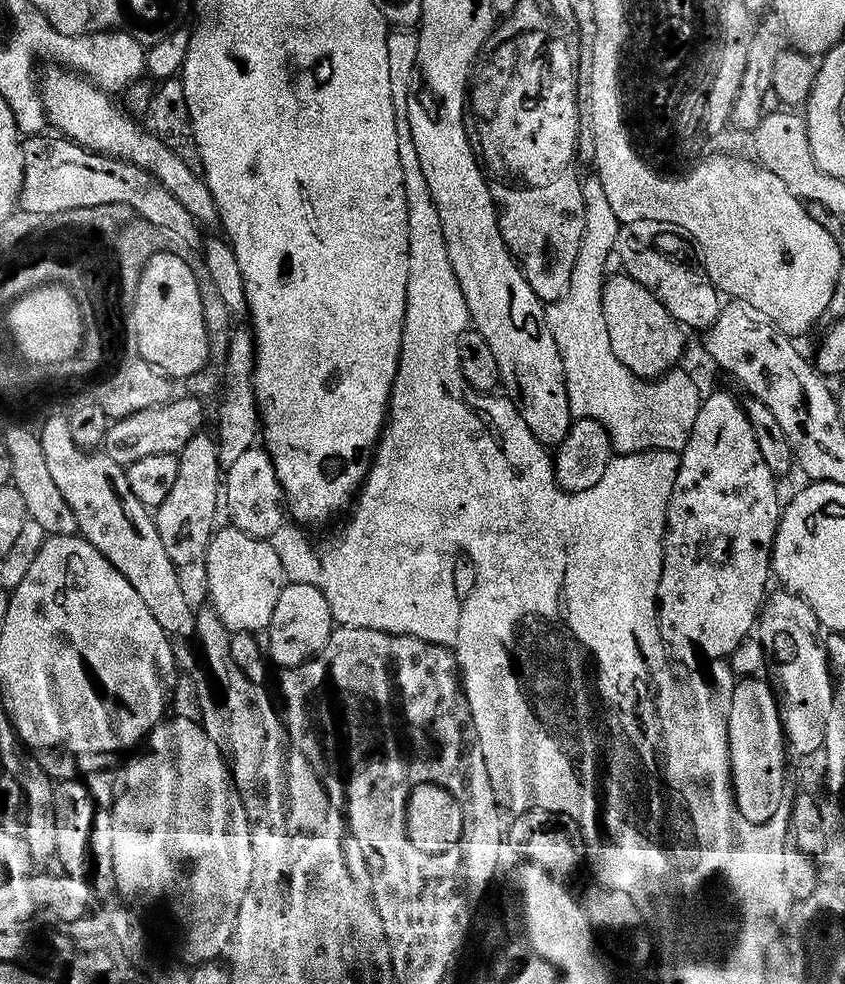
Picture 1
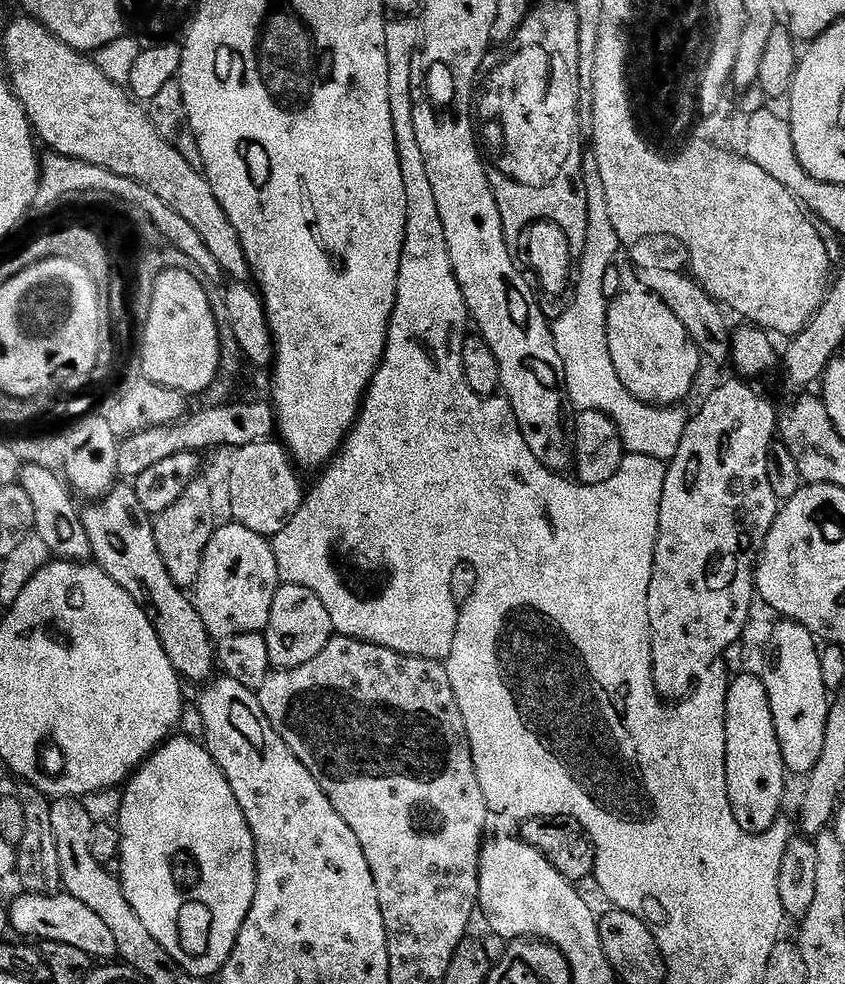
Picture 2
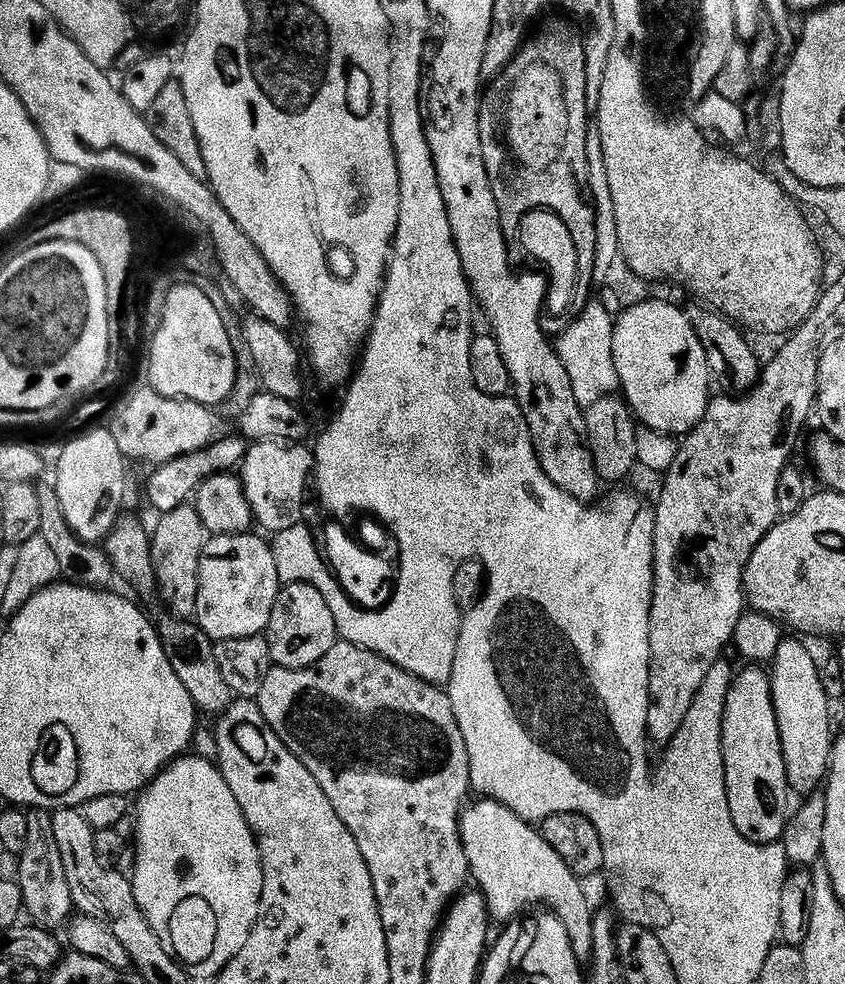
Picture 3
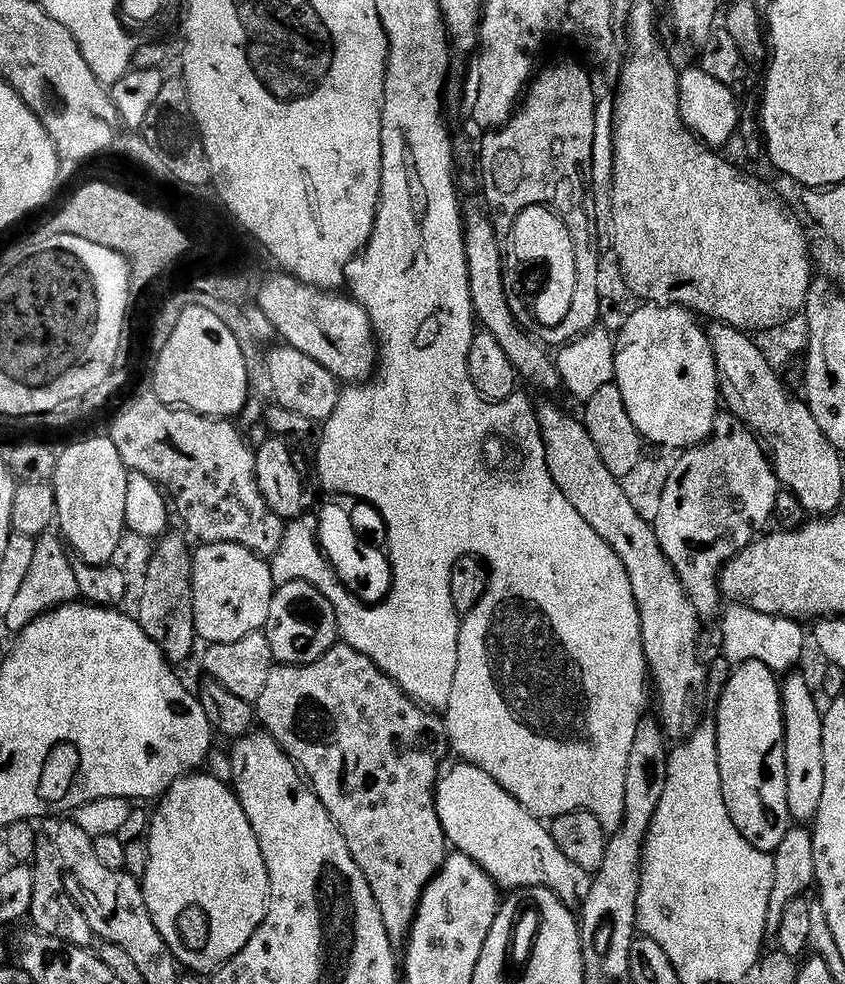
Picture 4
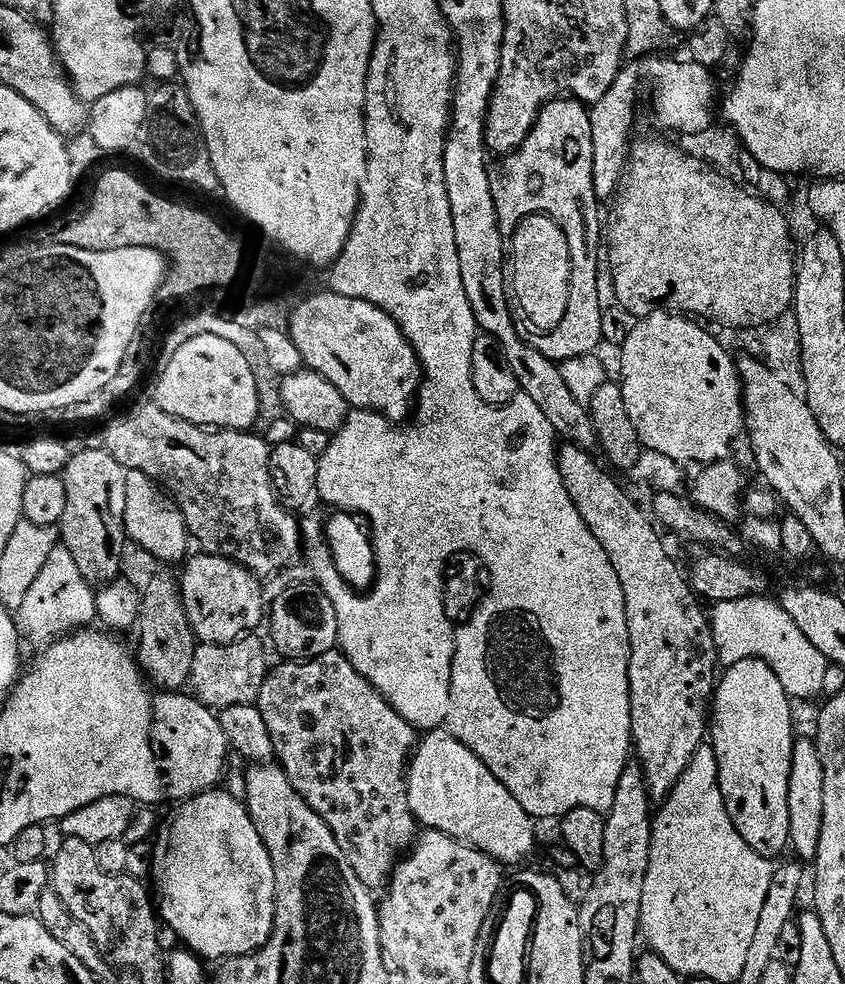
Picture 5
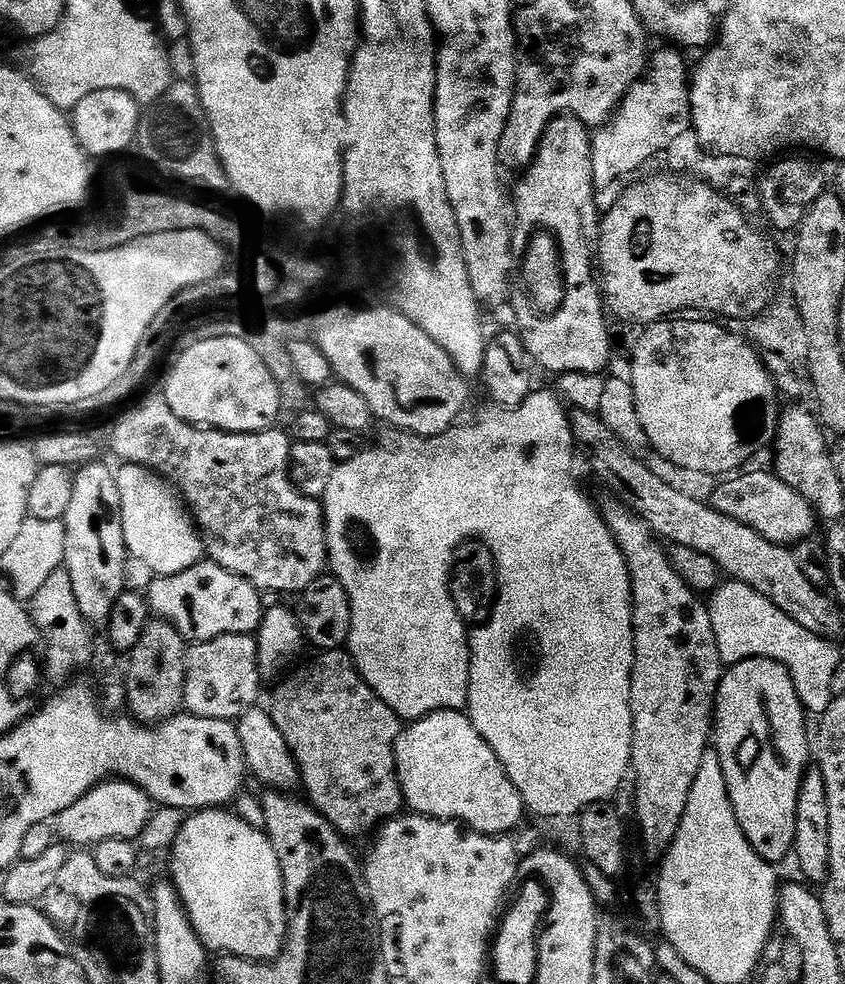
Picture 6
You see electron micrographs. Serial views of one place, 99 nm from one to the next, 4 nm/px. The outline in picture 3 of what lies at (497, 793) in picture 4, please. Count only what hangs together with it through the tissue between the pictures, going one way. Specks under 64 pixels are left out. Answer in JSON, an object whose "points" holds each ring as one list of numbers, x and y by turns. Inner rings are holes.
{"points":[[480,798,477,804,469,803,460,814,460,840,466,850,468,871,471,879,476,880,475,887,484,896,488,904,488,915,493,921,511,921,519,917,529,906,543,906,547,911,554,913,560,919,562,926,566,926,566,934,570,938,570,946,574,950,577,960,588,962,592,959,592,917,594,907,584,893,581,877,576,876,558,858,558,850,546,842,546,838,539,831,536,832,529,821,523,820,497,800]]}

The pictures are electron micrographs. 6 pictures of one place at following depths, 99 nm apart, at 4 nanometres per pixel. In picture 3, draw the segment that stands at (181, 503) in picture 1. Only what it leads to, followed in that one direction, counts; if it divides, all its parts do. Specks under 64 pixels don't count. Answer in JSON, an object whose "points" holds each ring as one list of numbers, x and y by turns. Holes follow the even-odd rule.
{"points":[[185,503,172,513,161,515,156,529,151,529,152,537,152,565,156,575,155,591,160,592,164,604,171,615,176,618,195,617,198,606,198,570,202,550,210,537,202,526,202,518,198,510,191,503]]}

